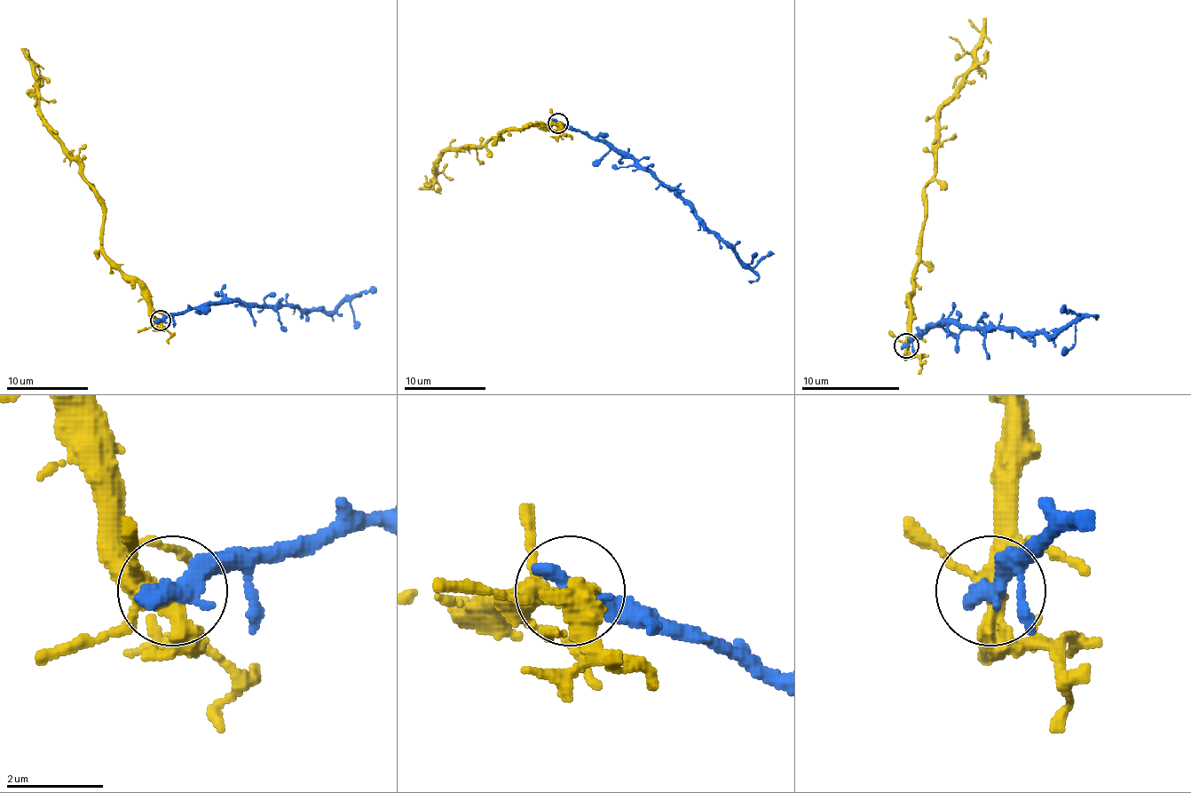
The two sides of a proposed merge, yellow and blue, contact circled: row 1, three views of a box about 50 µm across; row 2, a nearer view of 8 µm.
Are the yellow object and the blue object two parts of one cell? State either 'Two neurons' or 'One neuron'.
Two neurons

